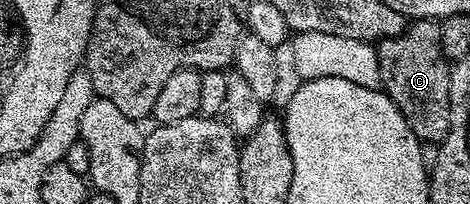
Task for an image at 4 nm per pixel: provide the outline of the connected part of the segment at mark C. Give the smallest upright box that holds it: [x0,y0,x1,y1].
[375,20,451,144]

